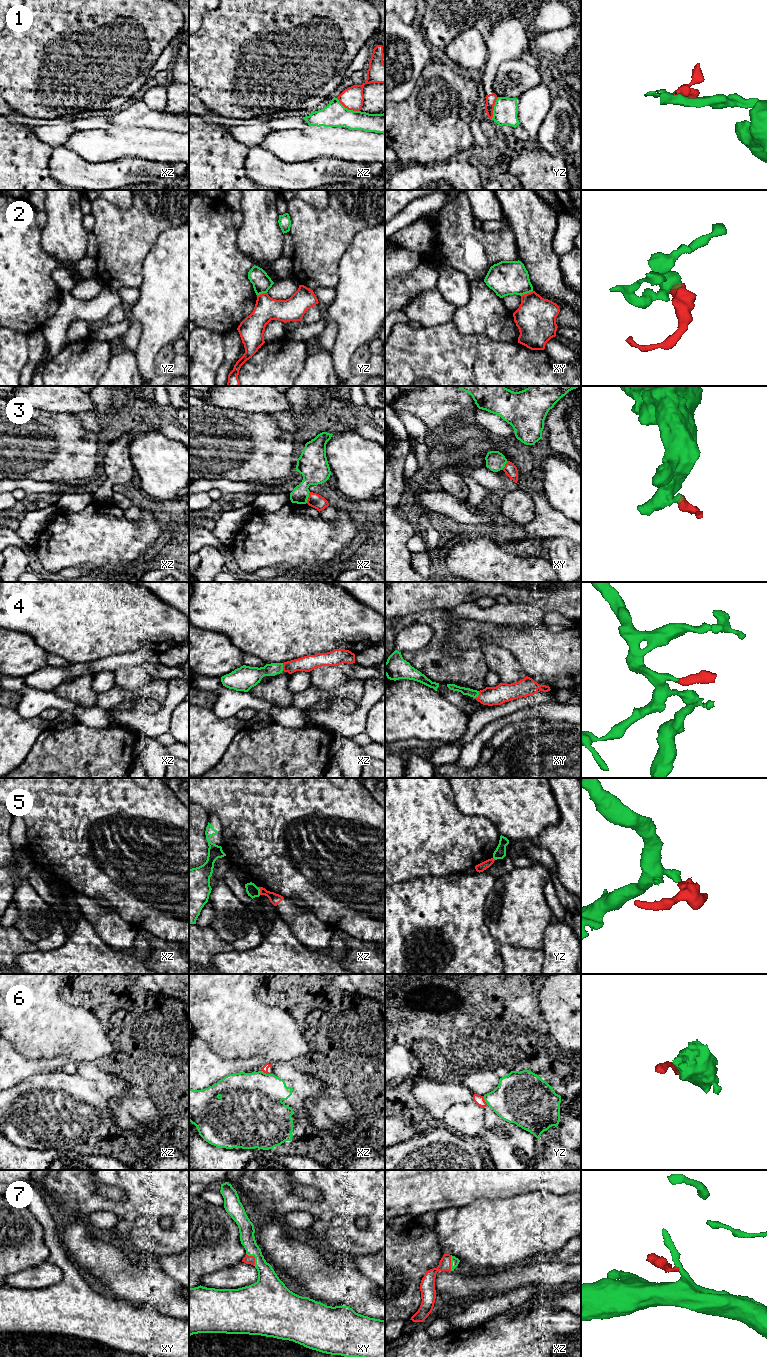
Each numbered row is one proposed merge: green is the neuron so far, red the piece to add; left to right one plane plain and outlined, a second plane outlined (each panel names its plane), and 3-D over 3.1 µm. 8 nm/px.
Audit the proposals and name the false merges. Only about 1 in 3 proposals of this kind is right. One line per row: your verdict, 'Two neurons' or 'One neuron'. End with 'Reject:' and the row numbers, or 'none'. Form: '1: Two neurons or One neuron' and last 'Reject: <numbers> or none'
1: Two neurons
2: Two neurons
3: Two neurons
4: One neuron
5: Two neurons
6: Two neurons
7: One neuron
Reject: 1, 2, 3, 5, 6

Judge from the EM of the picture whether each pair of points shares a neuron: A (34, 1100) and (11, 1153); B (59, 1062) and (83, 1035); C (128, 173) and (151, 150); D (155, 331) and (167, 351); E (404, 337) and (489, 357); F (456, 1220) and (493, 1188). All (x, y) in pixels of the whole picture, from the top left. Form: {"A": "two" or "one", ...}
{"A": "two", "B": "two", "C": "two", "D": "two", "E": "one", "F": "two"}

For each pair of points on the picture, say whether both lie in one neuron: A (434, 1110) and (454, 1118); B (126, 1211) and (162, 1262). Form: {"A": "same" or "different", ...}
{"A": "different", "B": "different"}

